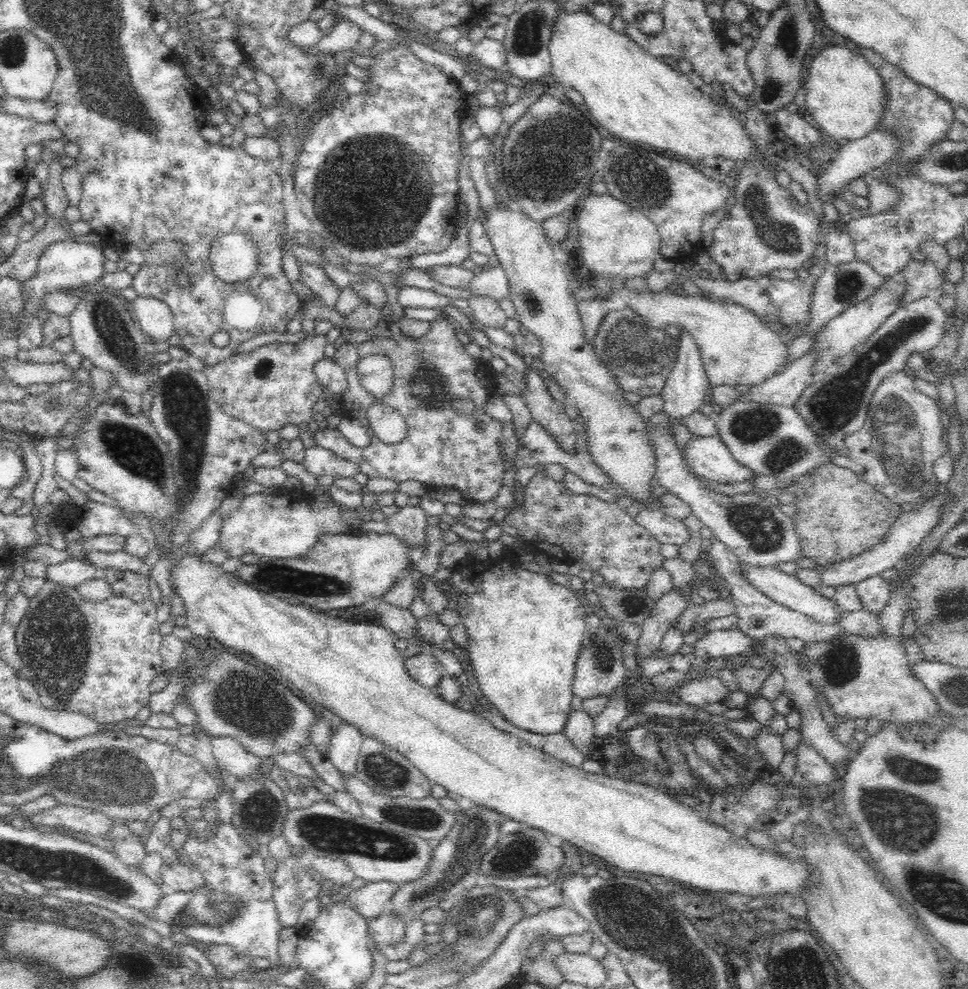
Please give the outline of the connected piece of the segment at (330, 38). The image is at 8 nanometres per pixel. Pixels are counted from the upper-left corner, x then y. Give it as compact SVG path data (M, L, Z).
M337 20L331 28L329 35L325 35L321 41L317 42L307 52L317 54L318 52L334 54L337 52L346 52L356 48L363 31L348 20Z

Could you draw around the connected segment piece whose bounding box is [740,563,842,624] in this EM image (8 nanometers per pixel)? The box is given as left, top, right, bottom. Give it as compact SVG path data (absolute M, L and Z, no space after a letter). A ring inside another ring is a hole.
M740 563L740 571L742 571L741 575L749 584L768 596L770 600L790 610L798 611L814 621L824 624L837 624L838 615L842 612L838 605L834 601L823 597L821 593L818 593L818 589L802 584L794 575L786 574L777 568L757 568L742 563Z

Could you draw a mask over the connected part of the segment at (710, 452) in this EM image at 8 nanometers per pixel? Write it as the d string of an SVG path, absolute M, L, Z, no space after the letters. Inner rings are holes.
M717 436L693 437L682 448L681 454L693 475L701 476L716 485L750 482L749 478L756 476L732 458L726 445Z

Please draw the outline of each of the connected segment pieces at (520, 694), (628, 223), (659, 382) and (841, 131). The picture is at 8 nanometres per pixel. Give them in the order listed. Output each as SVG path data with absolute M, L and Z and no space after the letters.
M508 554L470 580L464 580L462 575L454 572L446 581L453 586L454 594L458 594L456 612L467 630L465 649L484 698L517 728L534 734L562 733L573 709L575 664L586 637L588 609L572 589L554 583L548 575L525 570L523 562L518 564L516 558L511 560Z
M607 192L602 195L586 193L582 199L582 206L576 210L576 217L580 231L580 265L589 268L590 272L594 272L594 276L623 276L624 279L644 277L661 257L657 227L641 210L628 206Z
M626 306L621 310L610 310L605 319L600 323L595 337L591 339L591 345L599 360L611 372L621 390L646 398L646 396L660 394L677 357L680 331L678 327L666 327L663 331L662 329L654 329L647 325L638 314L634 313L634 310Z
M846 46L823 48L812 60L804 78L806 112L819 132L845 143L876 130L886 108L885 83L878 71L856 50Z

